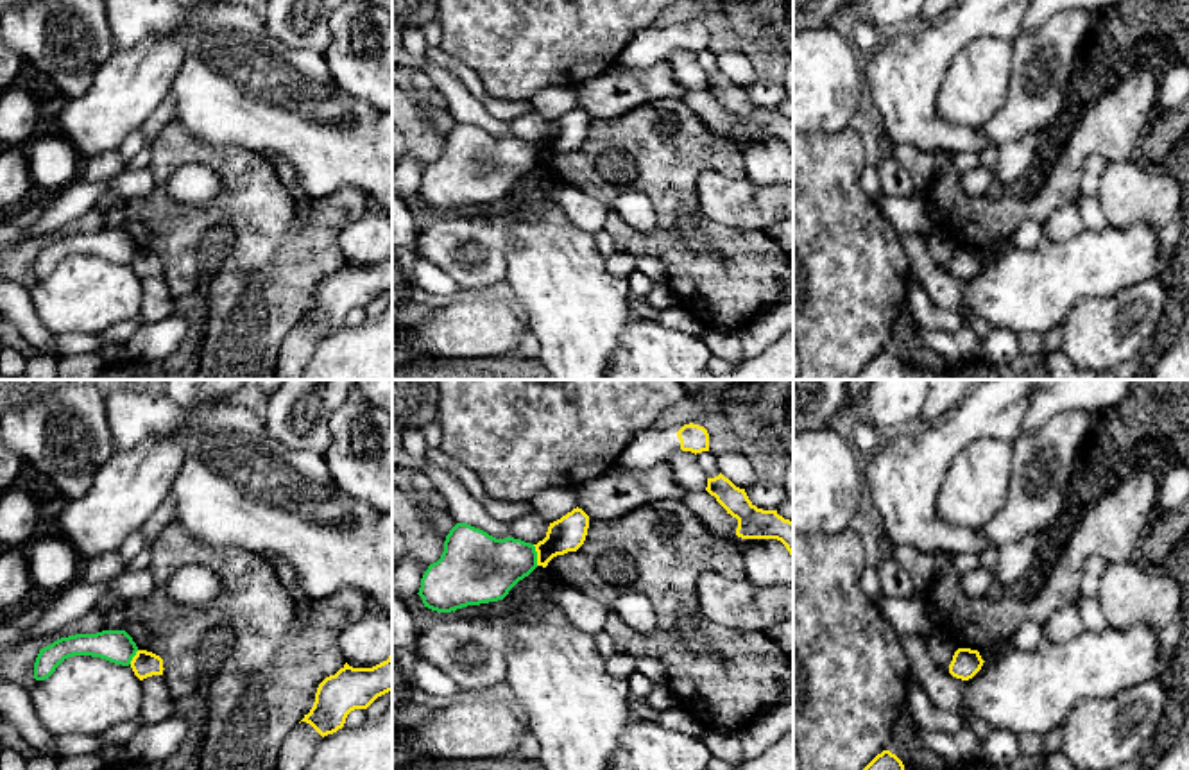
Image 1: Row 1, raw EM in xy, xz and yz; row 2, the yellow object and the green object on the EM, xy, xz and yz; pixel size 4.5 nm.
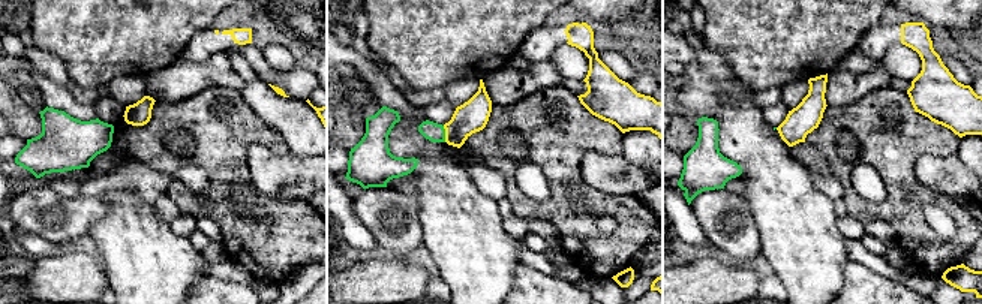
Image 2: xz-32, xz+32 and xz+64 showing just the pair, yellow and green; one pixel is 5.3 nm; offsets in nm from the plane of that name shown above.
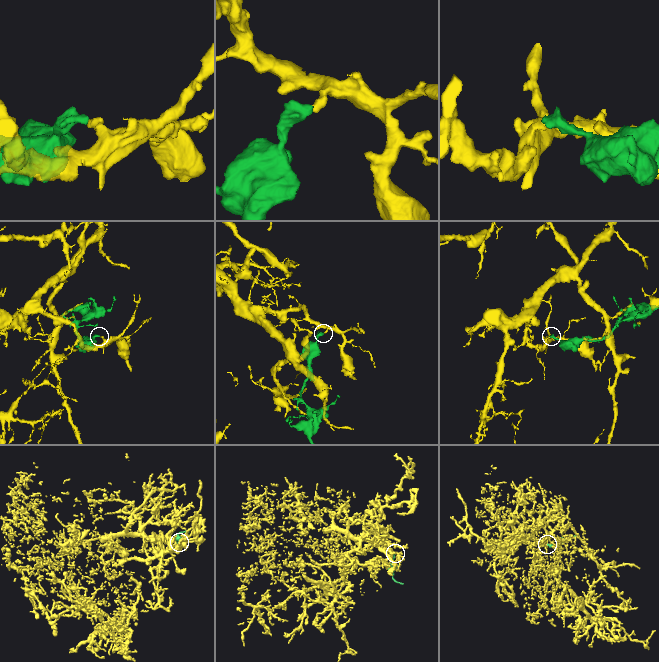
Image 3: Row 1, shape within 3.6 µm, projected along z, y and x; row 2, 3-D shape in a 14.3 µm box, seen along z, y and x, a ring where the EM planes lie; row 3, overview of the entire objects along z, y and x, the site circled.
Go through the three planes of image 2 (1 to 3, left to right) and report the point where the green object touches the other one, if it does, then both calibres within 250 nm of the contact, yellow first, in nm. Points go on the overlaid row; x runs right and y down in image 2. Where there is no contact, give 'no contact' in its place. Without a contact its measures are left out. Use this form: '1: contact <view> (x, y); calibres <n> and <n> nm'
1: no contact
2: contact xz+32 (446, 134); calibres 170 and 100 nm
3: no contact

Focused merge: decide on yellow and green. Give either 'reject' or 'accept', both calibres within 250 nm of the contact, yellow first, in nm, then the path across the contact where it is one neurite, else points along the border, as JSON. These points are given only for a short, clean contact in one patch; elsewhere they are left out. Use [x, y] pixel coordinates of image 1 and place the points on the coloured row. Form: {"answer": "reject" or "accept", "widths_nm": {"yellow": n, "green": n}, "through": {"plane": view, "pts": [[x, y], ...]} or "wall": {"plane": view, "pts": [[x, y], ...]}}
{"answer": "reject", "widths_nm": {"yellow": 160, "green": 300}, "wall": {"plane": "xz", "pts": [[532, 545], [538, 564]]}}

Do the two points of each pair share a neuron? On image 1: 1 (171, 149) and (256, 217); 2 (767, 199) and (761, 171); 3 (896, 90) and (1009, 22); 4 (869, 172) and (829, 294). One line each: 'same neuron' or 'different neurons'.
1: same neuron
2: different neurons
3: same neuron
4: different neurons

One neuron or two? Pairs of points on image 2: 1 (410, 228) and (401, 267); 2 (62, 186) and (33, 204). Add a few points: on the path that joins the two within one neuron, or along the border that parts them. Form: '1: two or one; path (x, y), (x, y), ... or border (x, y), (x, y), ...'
1: two; border (395, 253), (416, 256)
2: two; border (45, 184), (68, 196), (80, 195)

